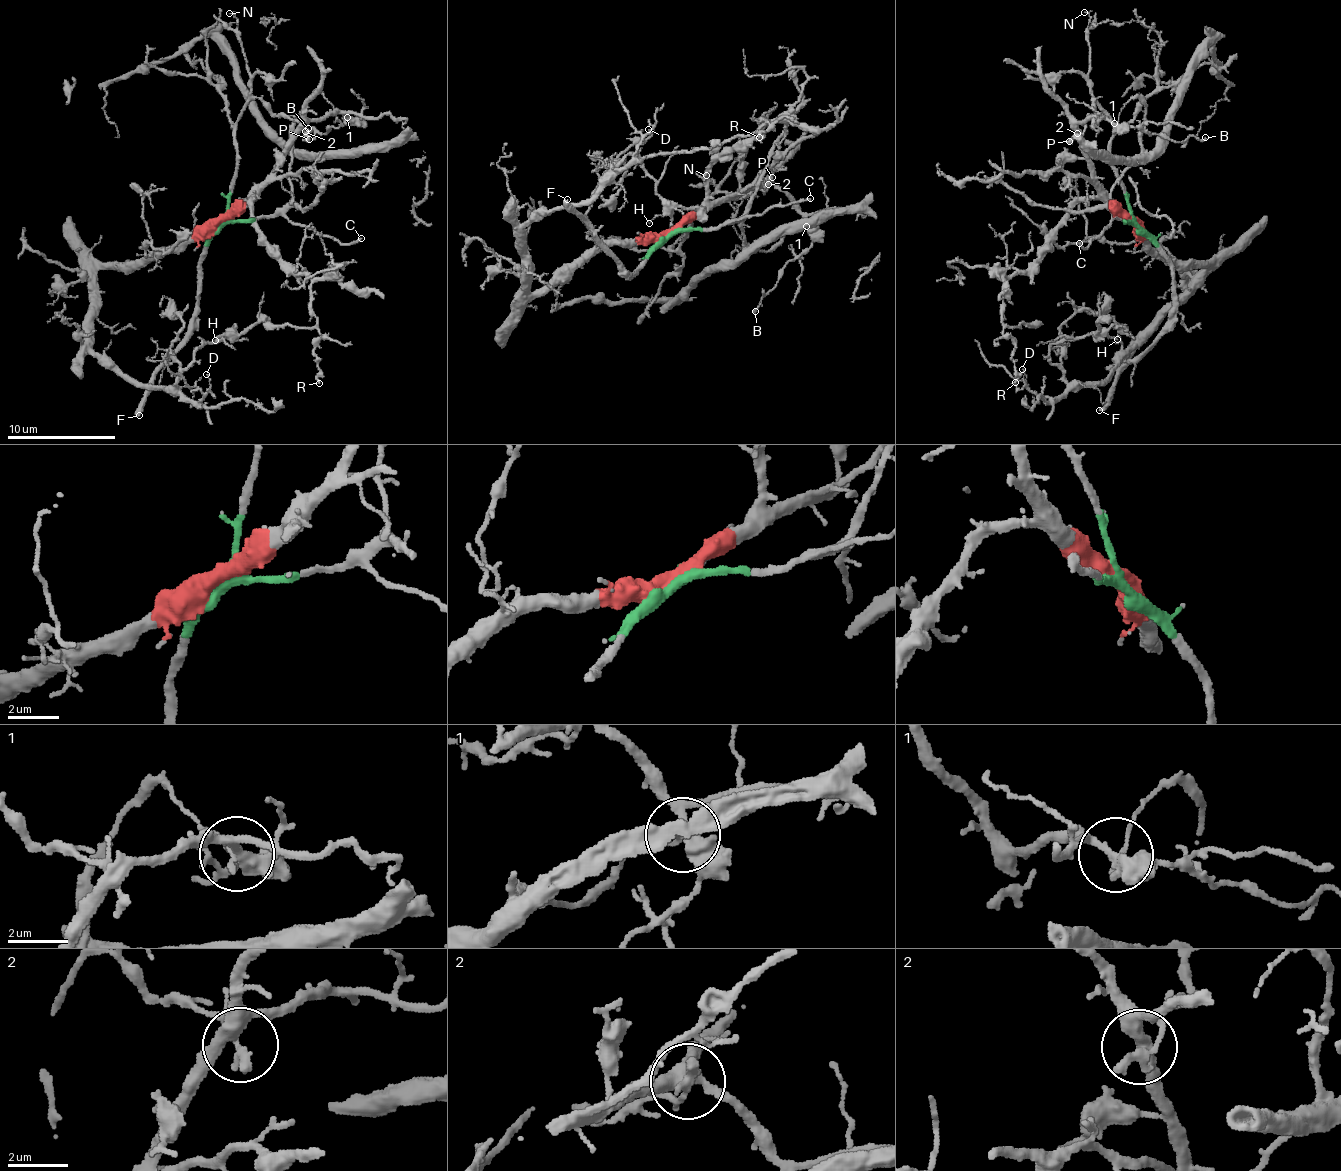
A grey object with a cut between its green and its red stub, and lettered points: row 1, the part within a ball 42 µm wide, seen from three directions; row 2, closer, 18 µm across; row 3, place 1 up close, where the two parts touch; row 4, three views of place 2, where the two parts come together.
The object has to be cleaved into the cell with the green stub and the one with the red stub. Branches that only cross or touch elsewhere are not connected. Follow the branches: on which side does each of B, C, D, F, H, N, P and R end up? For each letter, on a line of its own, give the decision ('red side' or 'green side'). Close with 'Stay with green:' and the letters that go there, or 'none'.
B: red side
C: green side
D: red side
F: green side
H: red side
N: green side
P: green side
R: red side
Stay with green: C, F, N, P

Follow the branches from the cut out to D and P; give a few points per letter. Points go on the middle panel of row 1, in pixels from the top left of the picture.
D: (668, 234), (594, 246), (528, 291), (521, 236), (530, 221), (592, 201), (648, 130)
P: (668, 234), (691, 218), (692, 209), (696, 210), (718, 193), (738, 196), (759, 189), (764, 192), (773, 176)

